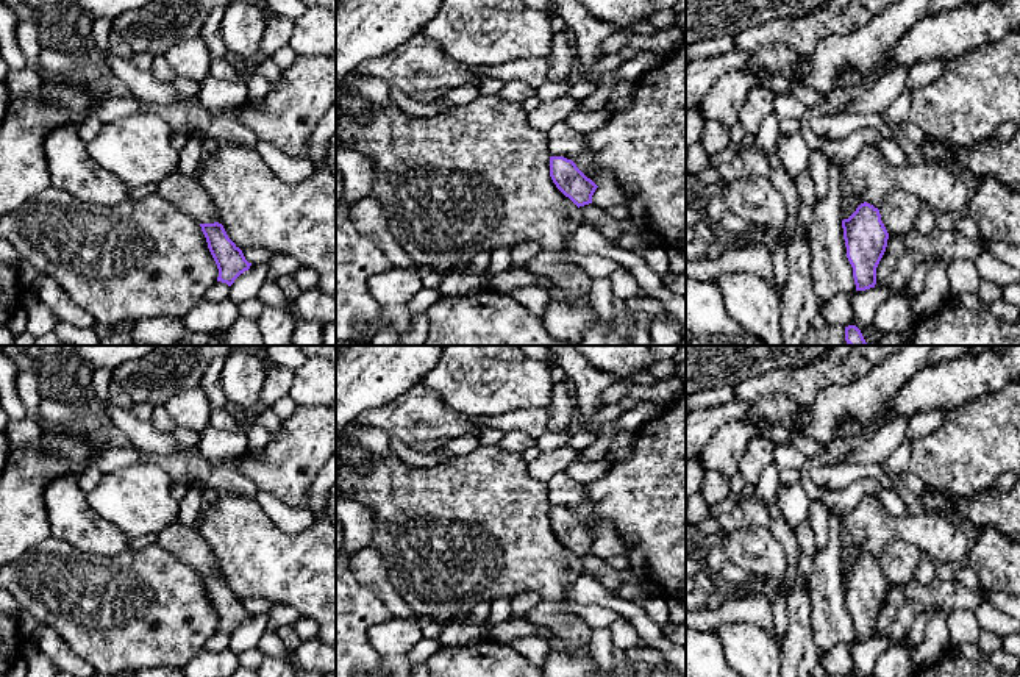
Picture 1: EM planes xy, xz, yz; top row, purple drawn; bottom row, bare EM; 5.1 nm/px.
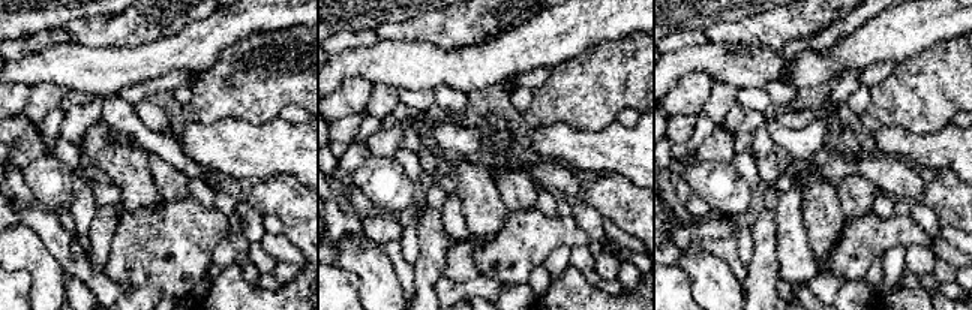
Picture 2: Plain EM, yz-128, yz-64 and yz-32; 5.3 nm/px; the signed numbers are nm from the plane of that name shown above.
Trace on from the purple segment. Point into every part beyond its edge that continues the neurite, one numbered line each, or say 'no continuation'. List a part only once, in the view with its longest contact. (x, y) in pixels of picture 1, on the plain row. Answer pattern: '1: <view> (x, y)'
no continuation

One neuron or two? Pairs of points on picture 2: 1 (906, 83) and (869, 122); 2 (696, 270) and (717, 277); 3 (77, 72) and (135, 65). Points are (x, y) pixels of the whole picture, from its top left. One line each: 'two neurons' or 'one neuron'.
1: two neurons
2: one neuron
3: one neuron

